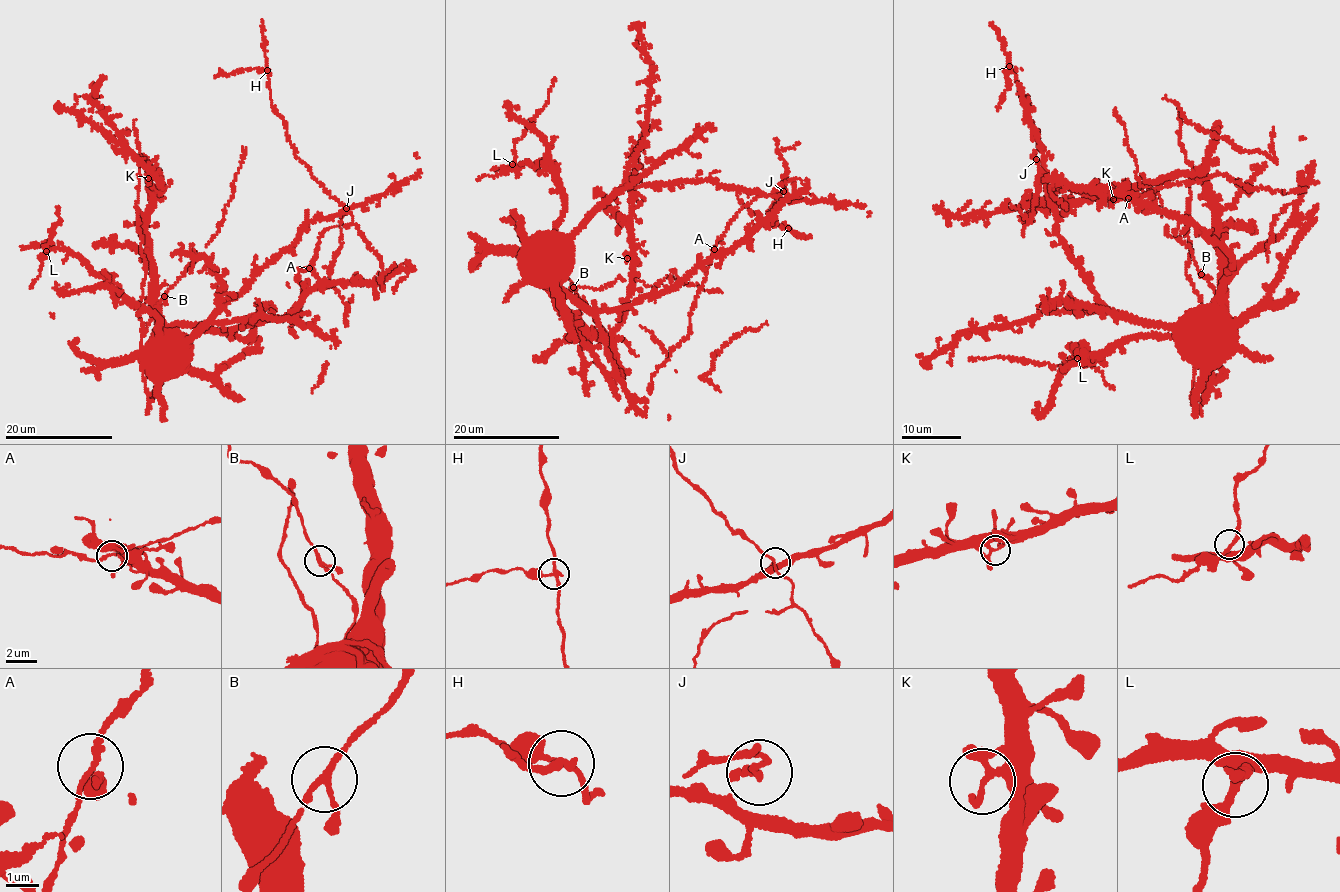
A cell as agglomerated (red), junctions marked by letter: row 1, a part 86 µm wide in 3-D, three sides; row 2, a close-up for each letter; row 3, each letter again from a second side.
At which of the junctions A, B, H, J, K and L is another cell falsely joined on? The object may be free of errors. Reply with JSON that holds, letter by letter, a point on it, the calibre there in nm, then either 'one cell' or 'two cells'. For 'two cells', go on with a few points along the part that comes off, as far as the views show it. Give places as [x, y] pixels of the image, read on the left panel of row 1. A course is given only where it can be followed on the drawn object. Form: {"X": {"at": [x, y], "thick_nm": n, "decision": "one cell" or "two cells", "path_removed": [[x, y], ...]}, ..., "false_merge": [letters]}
{"A": {"at": [309, 268], "thick_nm": 140, "decision": "one cell"}, "B": {"at": [164, 296], "thick_nm": 180, "decision": "one cell"}, "H": {"at": [267, 70], "thick_nm": 180, "decision": "two cells", "path_removed": [[267, 70], [250, 69], [215, 77]]}, "J": {"at": [346, 208], "thick_nm": 130, "decision": "one cell"}, "K": {"at": [148, 178], "thick_nm": 200, "decision": "one cell"}, "L": {"at": [46, 251], "thick_nm": 220, "decision": "one cell"}, "false_merge": ["H"]}

